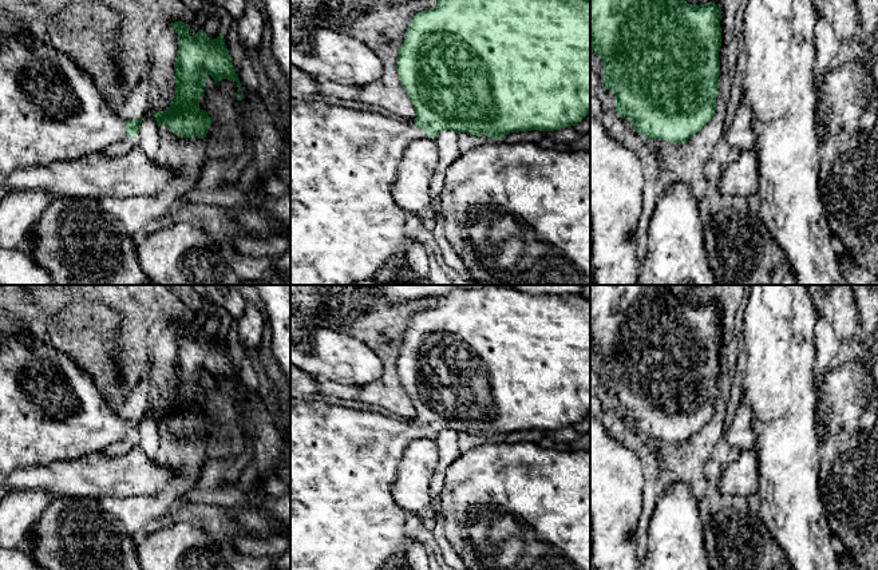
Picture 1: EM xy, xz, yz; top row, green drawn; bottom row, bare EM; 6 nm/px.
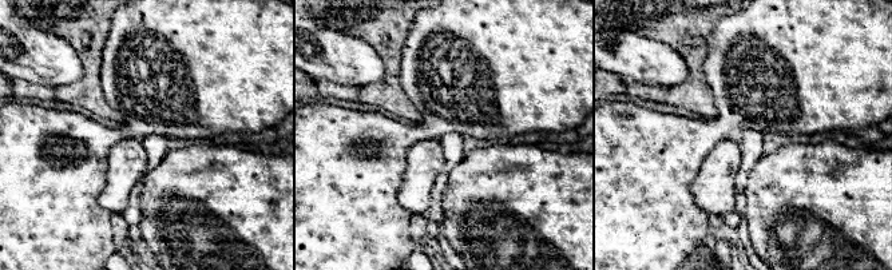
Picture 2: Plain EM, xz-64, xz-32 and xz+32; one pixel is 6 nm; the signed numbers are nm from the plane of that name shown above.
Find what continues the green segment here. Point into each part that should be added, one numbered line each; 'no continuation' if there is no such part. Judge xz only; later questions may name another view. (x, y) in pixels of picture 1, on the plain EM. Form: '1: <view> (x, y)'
1: xz (343, 462)

